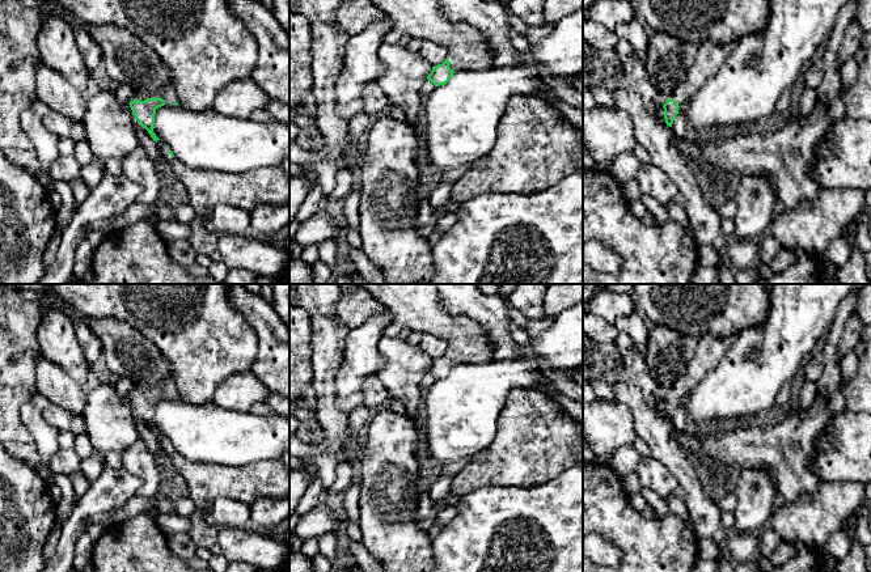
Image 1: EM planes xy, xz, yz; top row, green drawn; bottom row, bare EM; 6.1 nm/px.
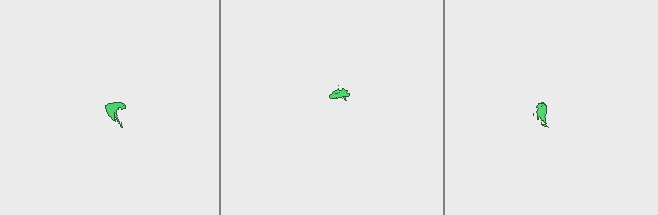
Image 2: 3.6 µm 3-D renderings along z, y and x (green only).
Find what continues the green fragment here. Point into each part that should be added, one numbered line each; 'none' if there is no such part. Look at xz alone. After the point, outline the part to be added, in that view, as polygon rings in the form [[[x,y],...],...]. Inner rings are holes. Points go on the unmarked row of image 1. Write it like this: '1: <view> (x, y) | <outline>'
1: xz (415, 306) | [[[359,284],[393,314],[393,331],[409,329],[413,332],[432,334],[448,342],[449,361],[482,364],[492,360],[492,346],[485,330],[472,318],[452,314],[439,300],[436,284]]]

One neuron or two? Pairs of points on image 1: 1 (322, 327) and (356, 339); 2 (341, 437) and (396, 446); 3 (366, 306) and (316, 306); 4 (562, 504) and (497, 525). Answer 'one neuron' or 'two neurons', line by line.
1: two neurons
2: two neurons
3: two neurons
4: one neuron

